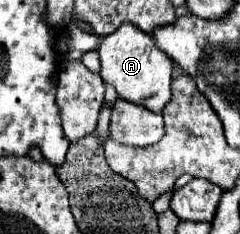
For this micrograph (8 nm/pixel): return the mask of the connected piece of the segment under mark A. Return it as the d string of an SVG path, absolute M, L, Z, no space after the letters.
M125 23L115 33L101 39L97 51L101 55L101 77L117 89L121 99L143 105L153 113L161 113L165 109L171 99L173 61L165 51L155 47L151 35L137 29L133 23Z

